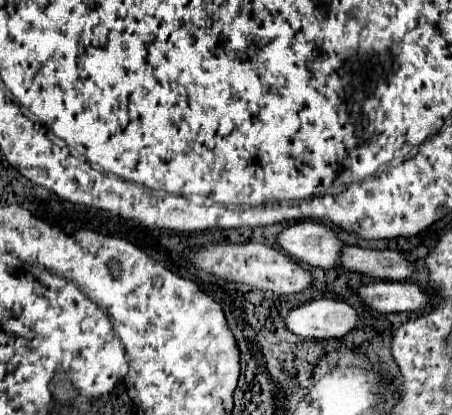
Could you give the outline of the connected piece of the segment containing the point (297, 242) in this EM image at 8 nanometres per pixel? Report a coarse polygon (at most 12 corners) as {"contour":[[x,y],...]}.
{"contour":[[297,222],[277,234],[293,260],[325,270],[343,244],[319,222]]}

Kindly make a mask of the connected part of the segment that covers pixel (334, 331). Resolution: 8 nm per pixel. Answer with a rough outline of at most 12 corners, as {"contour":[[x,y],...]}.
{"contour":[[309,300],[285,326],[303,338],[341,338],[357,324],[341,300]]}

